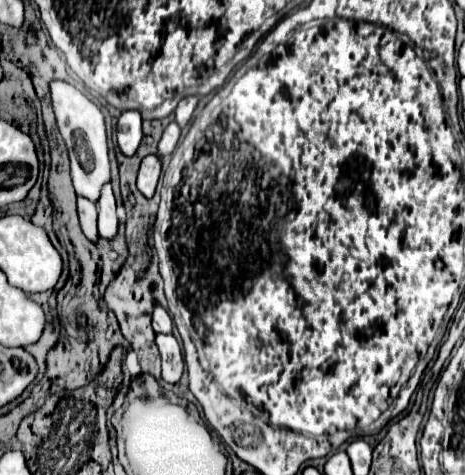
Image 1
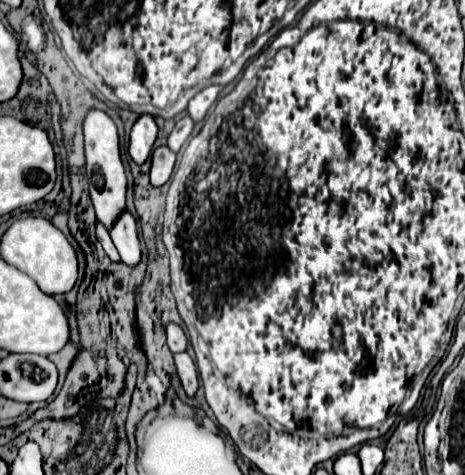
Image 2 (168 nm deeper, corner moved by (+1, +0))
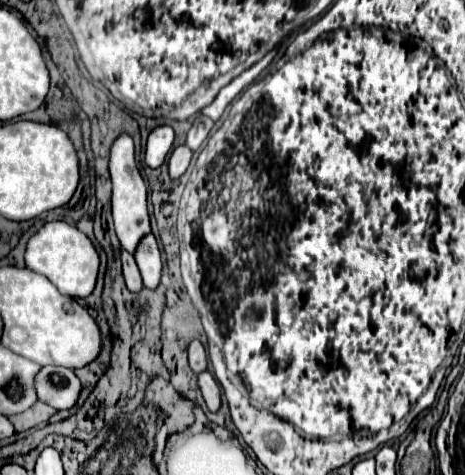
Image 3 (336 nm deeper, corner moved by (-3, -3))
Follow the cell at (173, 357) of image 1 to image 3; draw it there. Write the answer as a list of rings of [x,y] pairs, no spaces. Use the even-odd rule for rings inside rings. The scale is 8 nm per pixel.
[[[209,371],[199,373],[199,387],[201,387],[201,393],[203,393],[203,399],[205,399],[207,407],[213,413],[217,413],[219,407],[221,407],[221,387],[219,387],[219,383],[213,379],[213,375]]]

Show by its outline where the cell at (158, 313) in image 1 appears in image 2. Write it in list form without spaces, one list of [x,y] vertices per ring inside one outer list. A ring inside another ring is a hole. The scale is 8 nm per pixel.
[[[167,324],[165,334],[167,334],[167,346],[171,352],[185,352],[187,336],[179,324]]]

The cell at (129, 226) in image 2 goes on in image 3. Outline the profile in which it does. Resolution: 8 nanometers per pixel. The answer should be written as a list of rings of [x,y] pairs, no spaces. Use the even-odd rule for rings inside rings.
[[[147,235],[145,239],[141,239],[141,247],[137,247],[137,265],[143,277],[143,283],[147,289],[157,289],[161,283],[161,269],[163,269],[163,261],[161,261],[161,249],[159,243],[153,235]]]

